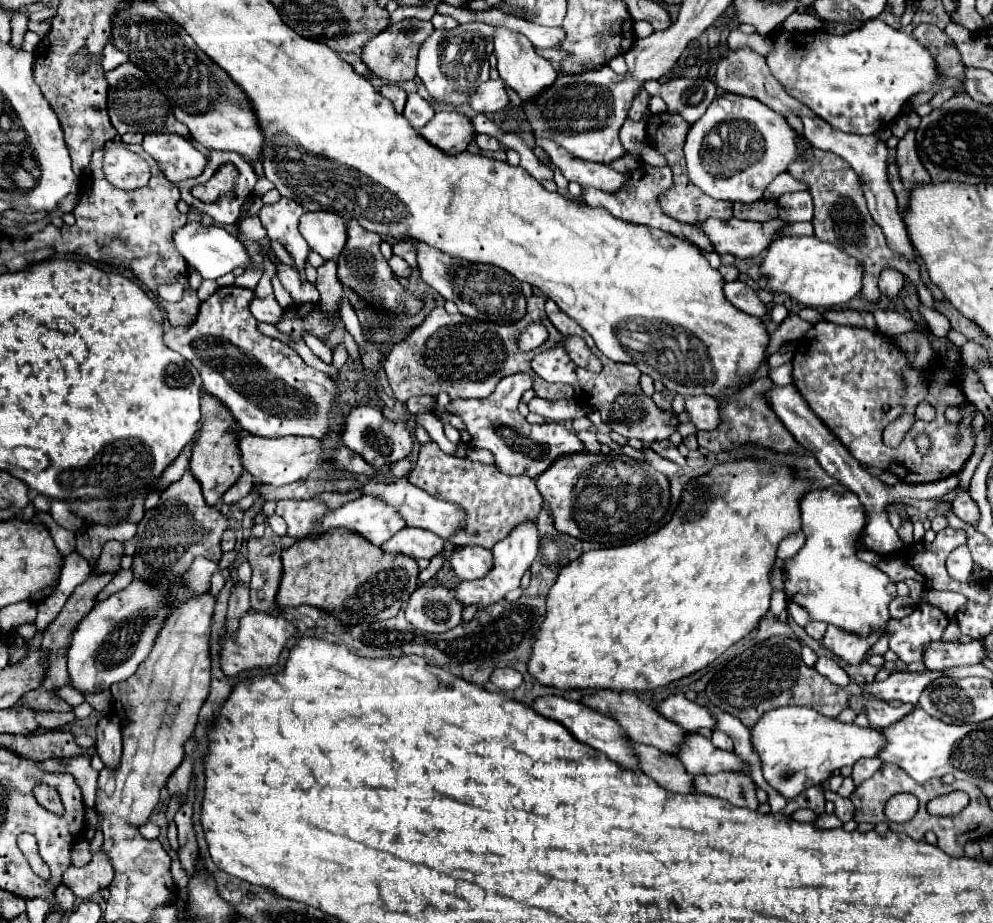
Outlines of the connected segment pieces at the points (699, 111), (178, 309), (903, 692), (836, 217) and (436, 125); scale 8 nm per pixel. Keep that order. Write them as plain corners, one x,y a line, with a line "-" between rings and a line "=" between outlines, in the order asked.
696,77
696,79
670,79
666,81
664,85
660,85
658,81
650,79
644,83
644,89
650,93
650,95
660,95
666,105
668,105
668,113
676,113
676,115
682,115
690,125
696,123
708,109
708,105
716,99
716,85
710,81
710,79
702,79
702,77
=
186,287
184,289
184,299
180,303
164,303
164,309
166,309
166,315
168,315
168,321
174,325
174,327
184,327
184,325
190,325
194,323
194,315
198,313
198,295
192,287
=
924,669
924,671
896,671
892,673
886,681
880,681
880,683
868,683
864,685
864,691
870,695
870,697
876,697
876,699
882,699
882,701
902,701
902,703
918,703
922,691
938,677
942,677
944,671
930,671
930,669
=
806,149
804,157
796,163
792,163
788,173
792,177
804,181
810,187
808,191
814,197
814,221
812,221
814,235
822,241
838,245
848,255
860,259
860,263
864,265
866,277
864,277
864,287
860,293
862,297
866,297
868,301
878,301
878,297
880,297
880,291
878,291
880,271
884,267
894,267
912,279
912,283
918,287
918,295
920,295
922,303
926,303
928,307
934,307
932,295
920,279
918,265
910,263
908,259
902,259
902,255
898,255
896,251
892,251
888,247
882,229
874,223
874,219
868,213
866,199
864,199
862,185
860,185
860,177
854,173
854,169
842,157
838,157
830,151
822,151
822,149
=
440,111
436,113
418,133
434,147
448,155
456,155
466,151
470,139
474,137
474,129
468,117
456,111

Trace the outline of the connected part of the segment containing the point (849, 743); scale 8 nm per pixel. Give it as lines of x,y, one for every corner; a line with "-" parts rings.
780,707
768,711
752,727
752,743
762,757
766,781
784,797
794,799
804,789
822,785
834,769
854,765
862,757
878,757
886,741
880,729
842,723
810,707

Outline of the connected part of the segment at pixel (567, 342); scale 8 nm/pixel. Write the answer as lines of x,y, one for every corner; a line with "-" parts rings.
572,335
570,339
562,339
562,345
566,347
566,353
574,359
576,365
586,367
588,371
594,371
594,373
602,371
602,363
600,363
600,359
598,359
596,355
592,355
592,351
588,349
588,345
584,343
582,337

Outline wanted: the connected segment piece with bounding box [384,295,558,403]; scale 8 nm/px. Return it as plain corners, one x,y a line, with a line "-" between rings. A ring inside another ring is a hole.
532,295
532,297
528,297
528,299
526,299
526,315
524,315
524,317
522,317
522,319
520,319
520,321
518,321
518,323
512,323
512,325
496,325
496,323
490,323
490,321
480,321
480,319
470,319
470,317
466,317
466,315
462,315
462,313
456,313
456,315
448,315
448,313
446,313
446,309
444,309
444,307
436,307
436,309
434,309
434,311
432,311
432,313
430,313
430,315
428,315
428,317
426,317
426,321
424,321
424,323
422,323
422,325
420,325
420,327
418,327
418,329
414,329
414,331
412,331
412,335
410,335
410,337
408,337
408,339
406,339
406,341
402,341
402,343
400,343
400,345
396,345
396,347
394,347
394,349
392,349
392,351
390,351
390,355
388,355
388,359
386,359
386,363
384,363
384,369
386,369
386,375
388,375
388,381
390,381
390,387
392,387
392,391
394,391
394,397
396,397
396,399
398,399
398,401
402,401
402,403
406,403
406,401
408,401
408,399
410,399
410,397
414,397
414,395
424,395
424,393
428,393
428,395
434,395
434,397
436,397
436,395
440,395
440,393
448,393
448,395
450,395
450,401
454,401
454,399
484,399
484,397
488,397
488,395
490,395
490,393
492,393
492,391
494,391
494,387
496,387
496,383
498,383
498,381
500,381
500,379
502,379
502,377
506,377
506,375
514,375
514,373
528,373
528,375
530,375
530,377
532,377
532,367
530,367
530,361
532,361
532,357
534,357
534,355
536,355
536,351
546,351
546,349
550,349
550,347
554,347
554,343
558,343
558,329
556,329
556,327
554,327
554,325
552,325
552,323
550,323
550,319
548,319
548,317
546,317
546,311
544,311
544,301
546,301
546,297
542,297
542,295
-
532,321
542,321
542,323
544,323
544,325
548,325
548,331
550,331
550,339
548,339
548,341
546,341
546,343
544,343
544,345
542,345
542,347
540,347
540,349
536,349
536,351
534,351
534,353
524,353
524,351
520,351
520,349
516,349
516,333
518,333
518,331
520,331
520,329
524,329
524,327
526,327
526,325
528,325
528,323
532,323

